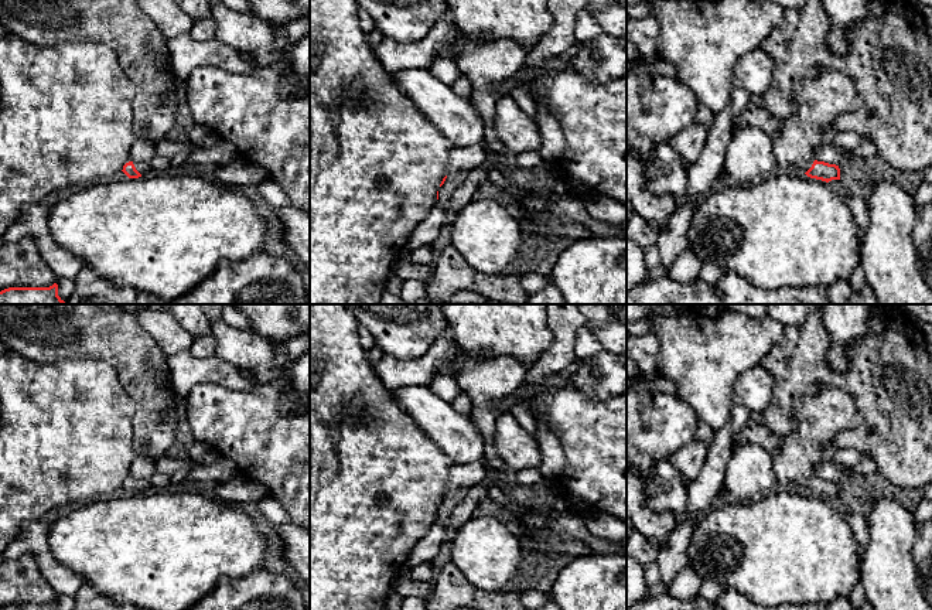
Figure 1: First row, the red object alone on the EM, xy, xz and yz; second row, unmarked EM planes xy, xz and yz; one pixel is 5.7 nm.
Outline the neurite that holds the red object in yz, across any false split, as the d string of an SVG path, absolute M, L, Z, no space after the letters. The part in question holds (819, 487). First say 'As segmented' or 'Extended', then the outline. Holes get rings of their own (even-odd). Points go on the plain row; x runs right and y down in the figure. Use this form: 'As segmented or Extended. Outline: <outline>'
Extended. Outline: M802 478L798 481L798 490L806 491L810 495L832 498L840 497L840 485L836 481L829 481L825 478Z

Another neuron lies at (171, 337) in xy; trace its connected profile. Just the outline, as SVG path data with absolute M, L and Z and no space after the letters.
M141 307L134 313L139 326L150 334L167 358L188 351L194 337L171 316L171 313Z

